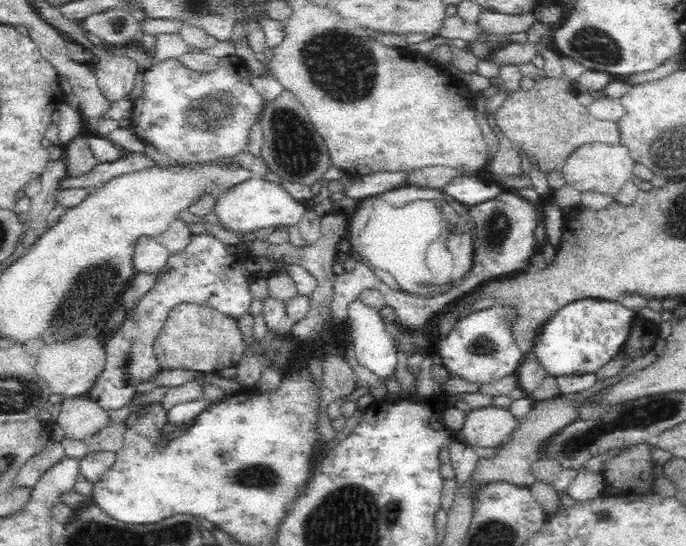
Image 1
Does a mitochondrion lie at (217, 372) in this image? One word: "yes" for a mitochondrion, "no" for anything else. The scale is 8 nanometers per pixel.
no

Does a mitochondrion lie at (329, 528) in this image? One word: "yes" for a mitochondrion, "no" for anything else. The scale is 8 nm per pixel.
yes

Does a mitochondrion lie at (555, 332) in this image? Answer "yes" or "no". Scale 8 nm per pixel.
no

